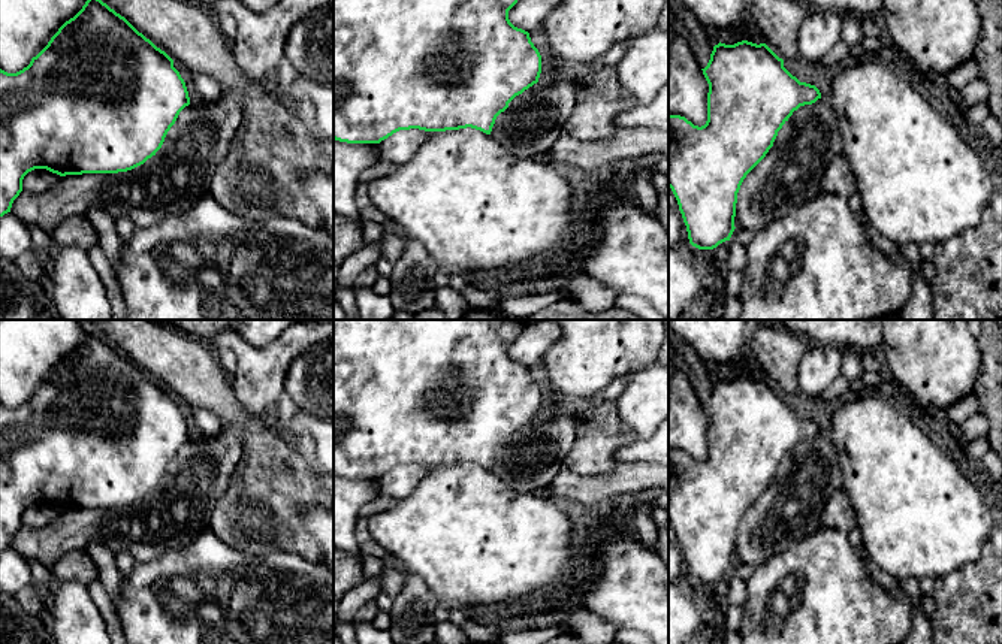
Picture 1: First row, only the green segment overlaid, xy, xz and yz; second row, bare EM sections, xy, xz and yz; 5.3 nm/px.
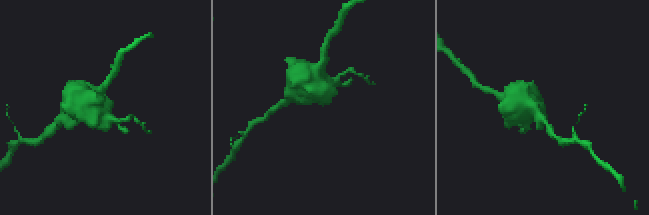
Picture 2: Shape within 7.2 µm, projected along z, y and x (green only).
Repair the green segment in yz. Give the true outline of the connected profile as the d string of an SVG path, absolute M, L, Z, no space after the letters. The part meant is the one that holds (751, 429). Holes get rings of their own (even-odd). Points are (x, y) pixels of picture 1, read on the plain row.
M748 375L734 380L718 378L703 405L709 418L707 456L698 462L680 450L668 450L668 521L671 523L689 578L698 584L713 584L730 575L734 566L737 527L746 510L766 492L778 466L800 441L812 439L821 433L815 420L800 417L785 402L766 378Z

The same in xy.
M88 327L82 344L16 408L0 403L0 551L10 547L24 511L46 504L60 511L118 508L156 490L179 447L190 439L188 426L173 394L139 368L124 351Z

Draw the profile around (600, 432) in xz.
M613 400L589 403L577 417L577 436L564 468L582 477L603 477L619 462L615 453L640 439L618 415Z

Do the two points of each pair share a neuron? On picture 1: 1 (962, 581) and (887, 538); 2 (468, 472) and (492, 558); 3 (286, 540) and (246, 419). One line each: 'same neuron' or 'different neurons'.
1: different neurons
2: same neuron
3: same neuron

